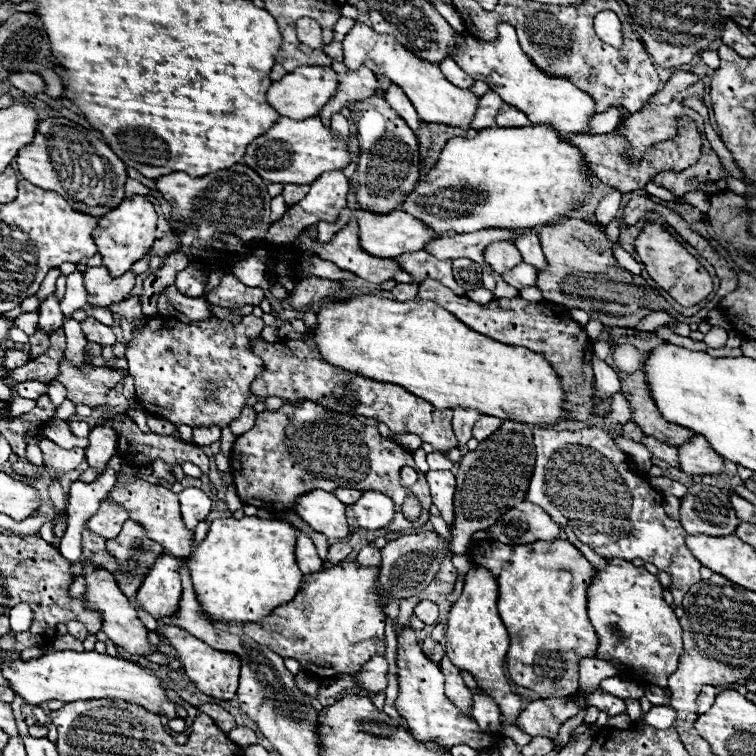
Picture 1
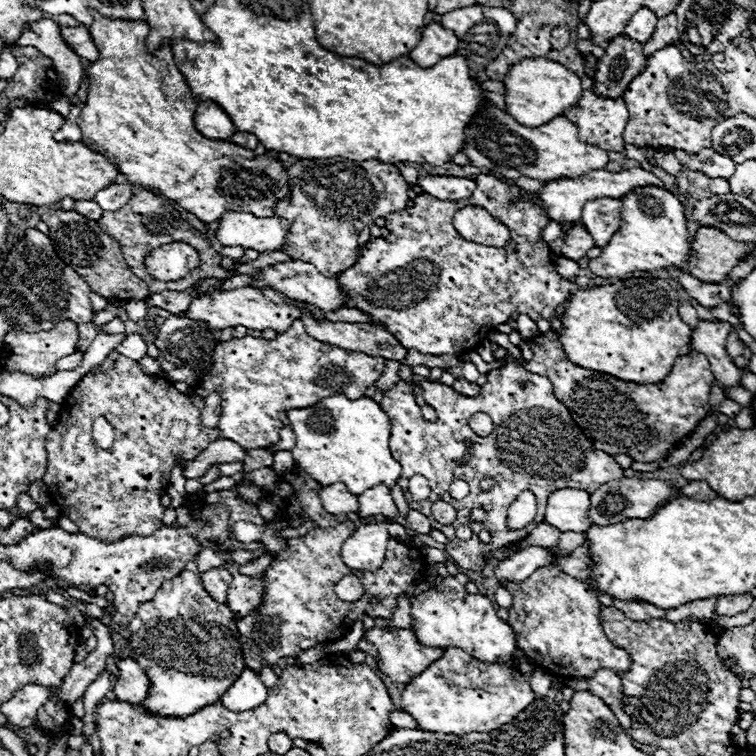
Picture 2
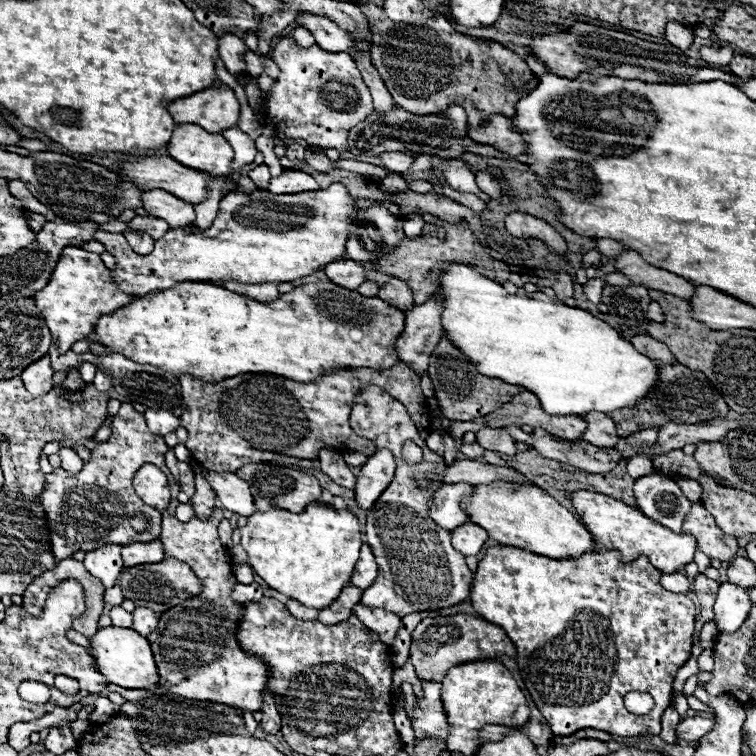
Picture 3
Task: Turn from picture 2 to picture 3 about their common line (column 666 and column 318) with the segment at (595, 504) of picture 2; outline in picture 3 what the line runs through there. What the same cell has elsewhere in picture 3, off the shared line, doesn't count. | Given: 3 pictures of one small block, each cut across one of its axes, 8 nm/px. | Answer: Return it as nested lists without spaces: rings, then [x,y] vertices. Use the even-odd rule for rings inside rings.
[[[246,464],[236,474],[250,484],[254,506],[258,512],[266,512],[266,510],[302,512],[308,502],[318,502],[322,494],[322,488],[314,476],[308,476],[292,468],[282,468],[272,464]]]

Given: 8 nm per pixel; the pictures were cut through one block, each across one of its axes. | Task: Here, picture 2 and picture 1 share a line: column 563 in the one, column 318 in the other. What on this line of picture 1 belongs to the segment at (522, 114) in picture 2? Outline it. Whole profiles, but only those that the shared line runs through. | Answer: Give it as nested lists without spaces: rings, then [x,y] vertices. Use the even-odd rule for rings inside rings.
[[[302,66],[286,74],[282,80],[272,82],[266,98],[280,116],[286,116],[292,120],[306,120],[306,118],[318,116],[322,106],[334,96],[336,88],[338,88],[338,80],[334,70],[326,70],[326,66]]]

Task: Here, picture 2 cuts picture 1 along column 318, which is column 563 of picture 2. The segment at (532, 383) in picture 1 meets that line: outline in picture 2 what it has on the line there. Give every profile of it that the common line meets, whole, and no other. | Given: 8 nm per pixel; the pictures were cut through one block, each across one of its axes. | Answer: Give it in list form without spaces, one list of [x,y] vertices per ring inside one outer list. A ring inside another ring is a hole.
[[[628,278],[616,284],[594,286],[588,290],[578,290],[566,302],[564,312],[560,314],[562,328],[558,330],[558,340],[562,342],[562,350],[566,358],[576,366],[586,370],[596,370],[604,374],[614,374],[614,378],[638,384],[662,382],[676,358],[680,356],[680,348],[690,342],[690,328],[678,314],[680,296],[678,292],[662,278]]]

